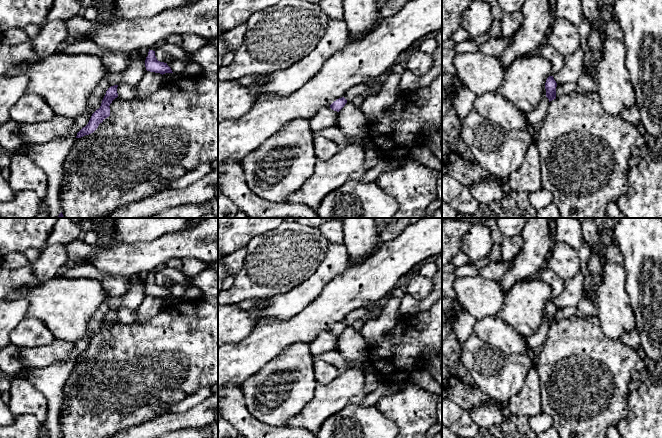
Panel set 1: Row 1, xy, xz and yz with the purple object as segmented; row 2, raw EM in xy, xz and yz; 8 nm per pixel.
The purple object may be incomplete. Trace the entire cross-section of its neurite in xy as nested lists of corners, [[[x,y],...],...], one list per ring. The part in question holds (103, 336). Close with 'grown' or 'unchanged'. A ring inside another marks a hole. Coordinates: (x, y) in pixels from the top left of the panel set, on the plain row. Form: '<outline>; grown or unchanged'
[[[114,309],[108,312],[102,324],[100,332],[92,338],[88,348],[77,357],[76,362],[81,362],[85,359],[93,357],[98,352],[99,348],[102,347],[104,343],[110,340],[109,330],[112,325],[118,321],[117,311],[118,309]]]; unchanged

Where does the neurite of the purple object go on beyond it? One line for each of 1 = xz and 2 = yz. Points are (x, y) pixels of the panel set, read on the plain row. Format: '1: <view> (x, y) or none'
1: none
2: none

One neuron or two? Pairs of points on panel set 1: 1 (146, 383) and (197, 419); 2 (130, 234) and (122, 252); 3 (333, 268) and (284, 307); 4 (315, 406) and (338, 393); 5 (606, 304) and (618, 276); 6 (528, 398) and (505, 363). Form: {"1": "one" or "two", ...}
{"1": "two", "2": "two", "3": "one", "4": "one", "5": "one", "6": "two"}

